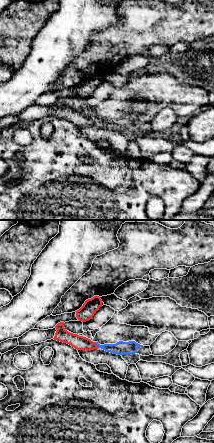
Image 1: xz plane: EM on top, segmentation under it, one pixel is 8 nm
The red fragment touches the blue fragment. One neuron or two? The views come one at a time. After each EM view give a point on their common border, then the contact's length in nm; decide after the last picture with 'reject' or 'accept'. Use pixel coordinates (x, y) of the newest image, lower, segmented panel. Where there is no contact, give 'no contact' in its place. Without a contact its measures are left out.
meets red at (96, 345); contact 60 nm long

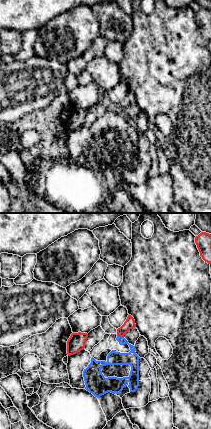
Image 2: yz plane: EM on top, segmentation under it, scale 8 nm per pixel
meets red at (120, 336); contact 60 nm long

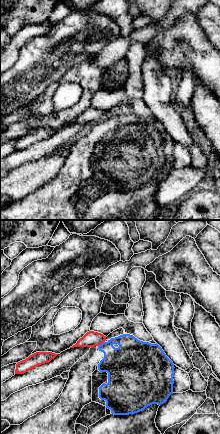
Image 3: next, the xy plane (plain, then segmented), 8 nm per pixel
meets red at (101, 343); contact 70 nm long

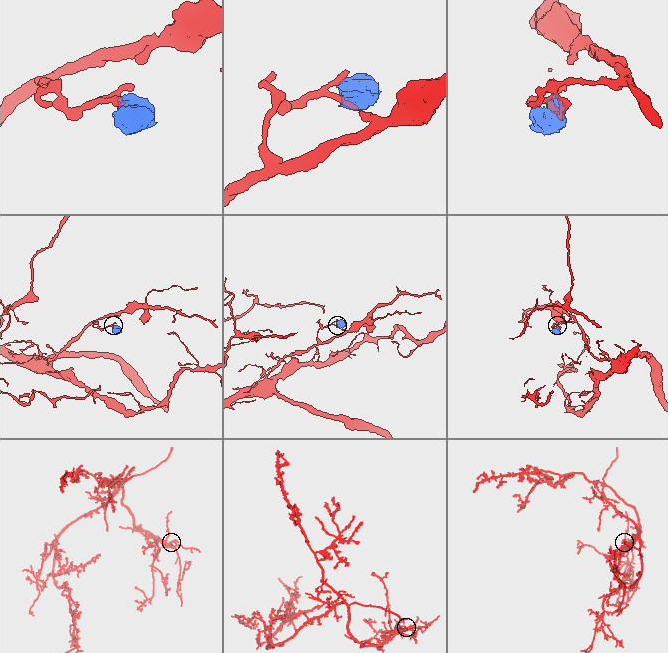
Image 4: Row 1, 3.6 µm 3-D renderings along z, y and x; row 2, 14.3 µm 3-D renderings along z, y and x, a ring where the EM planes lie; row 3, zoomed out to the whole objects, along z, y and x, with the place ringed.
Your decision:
reject

